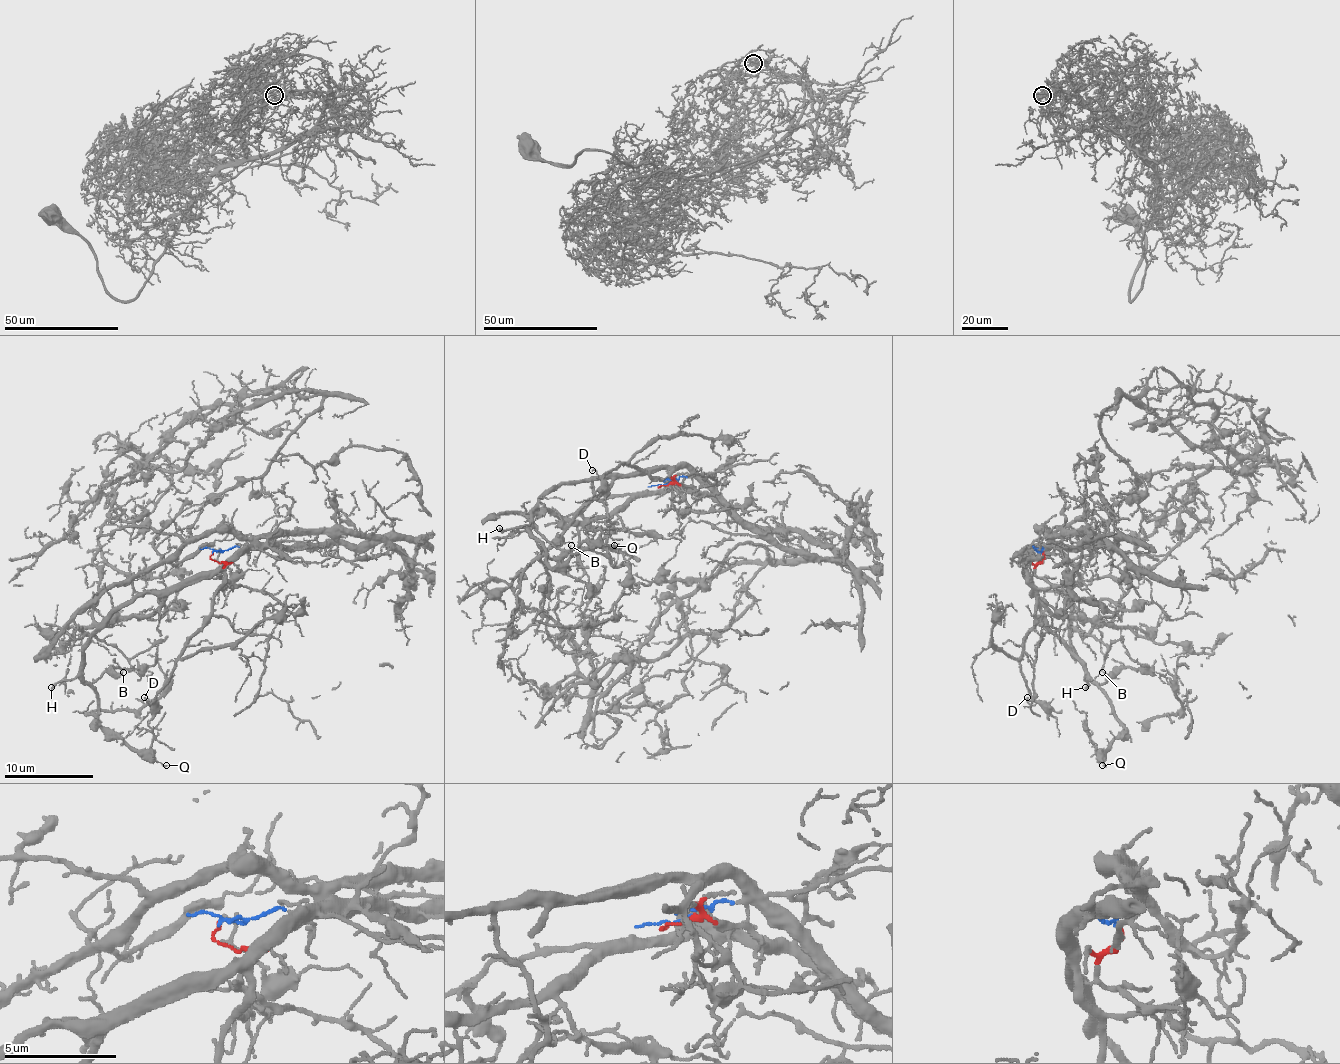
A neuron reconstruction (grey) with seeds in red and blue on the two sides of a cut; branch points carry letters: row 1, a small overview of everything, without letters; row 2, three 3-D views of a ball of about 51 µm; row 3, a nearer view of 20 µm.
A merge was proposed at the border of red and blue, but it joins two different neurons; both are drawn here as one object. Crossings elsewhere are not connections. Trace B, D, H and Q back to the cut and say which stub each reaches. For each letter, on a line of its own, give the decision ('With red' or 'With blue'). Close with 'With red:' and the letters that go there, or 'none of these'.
B: With blue
D: With blue
H: With blue
Q: With blue
With red: none of these

